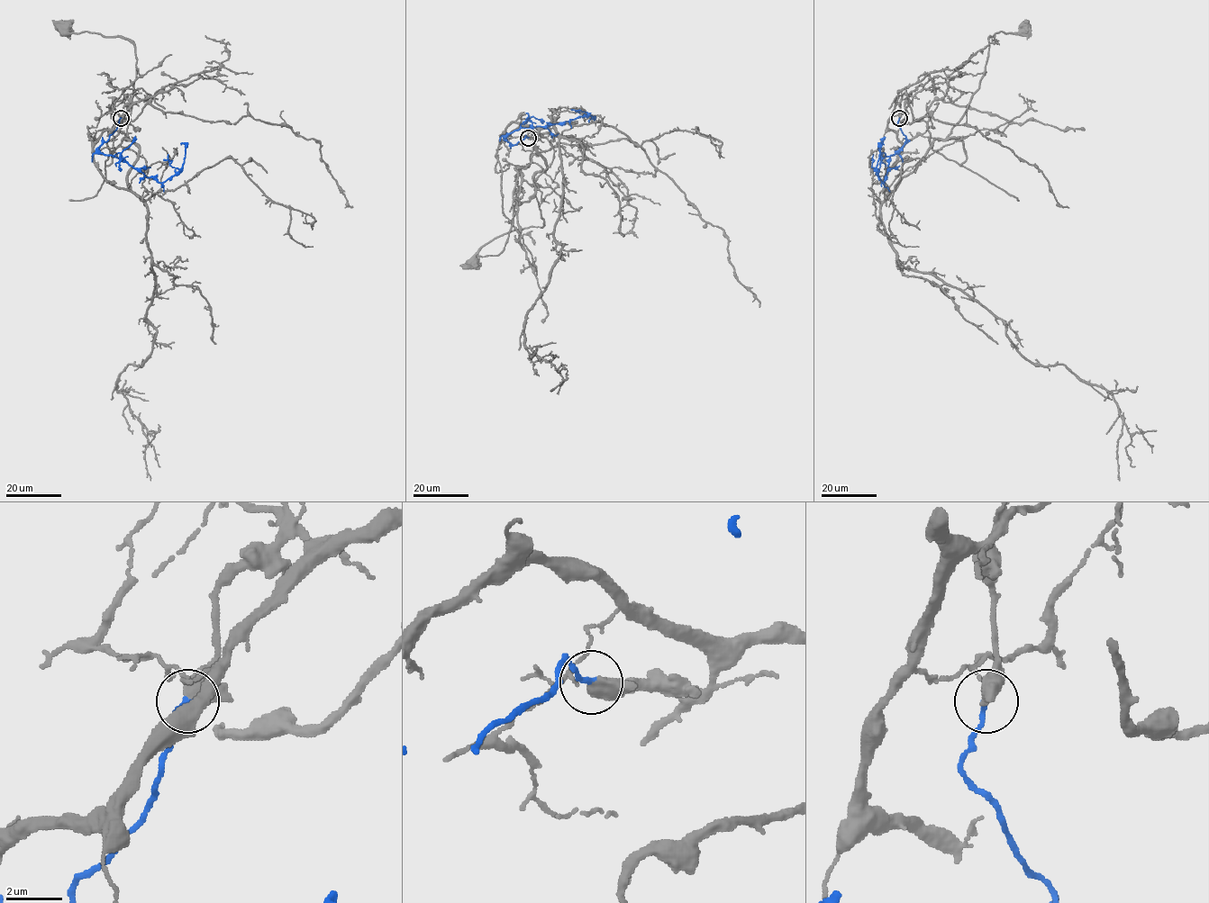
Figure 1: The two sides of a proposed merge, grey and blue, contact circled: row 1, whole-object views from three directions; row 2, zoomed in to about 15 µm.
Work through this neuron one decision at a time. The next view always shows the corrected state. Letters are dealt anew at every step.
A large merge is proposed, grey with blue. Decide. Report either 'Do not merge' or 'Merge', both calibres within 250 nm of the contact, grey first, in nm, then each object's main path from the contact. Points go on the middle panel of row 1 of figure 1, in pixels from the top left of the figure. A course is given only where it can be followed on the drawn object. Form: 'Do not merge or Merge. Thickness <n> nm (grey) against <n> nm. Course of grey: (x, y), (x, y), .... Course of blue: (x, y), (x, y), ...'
Do not merge. Thickness 400 nm (grey) against 180 nm. Course of grey: (528, 138), (540, 136), (523, 126), (500, 139), (512, 122), (538, 130), (544, 225), (495, 237), (473, 263). Course of blue: (528, 138), (526, 135), (516, 145), (506, 139), (521, 128), (563, 124), (588, 115), (593, 118), (588, 121)

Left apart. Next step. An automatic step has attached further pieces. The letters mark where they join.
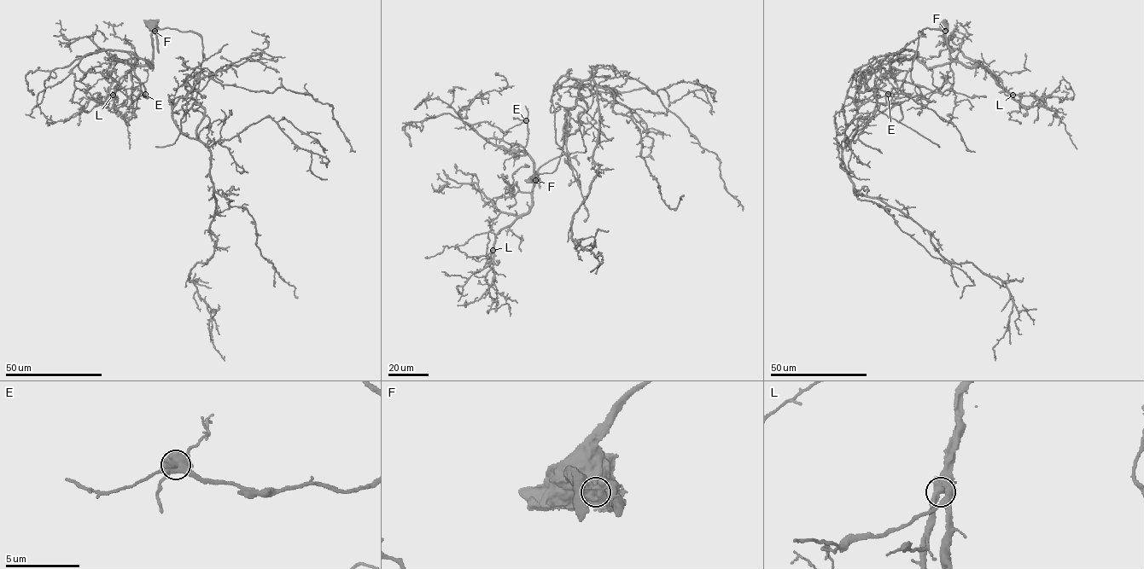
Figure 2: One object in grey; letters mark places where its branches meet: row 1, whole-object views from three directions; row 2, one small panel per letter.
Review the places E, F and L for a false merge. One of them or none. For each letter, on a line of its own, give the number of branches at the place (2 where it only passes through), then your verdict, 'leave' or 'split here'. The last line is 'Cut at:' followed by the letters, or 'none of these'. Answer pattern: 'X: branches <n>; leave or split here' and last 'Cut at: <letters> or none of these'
E: branches 3; leave
F: branches 3; split here
L: branches 3; leave
Cut at: F

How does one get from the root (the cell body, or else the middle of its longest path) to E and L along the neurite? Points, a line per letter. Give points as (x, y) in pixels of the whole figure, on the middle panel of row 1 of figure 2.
E: (534, 178), (534, 160), (523, 152), (509, 150), (512, 145), (518, 144), (526, 153), (526, 120)
L: (534, 178), (530, 210), (496, 235), (493, 250)

